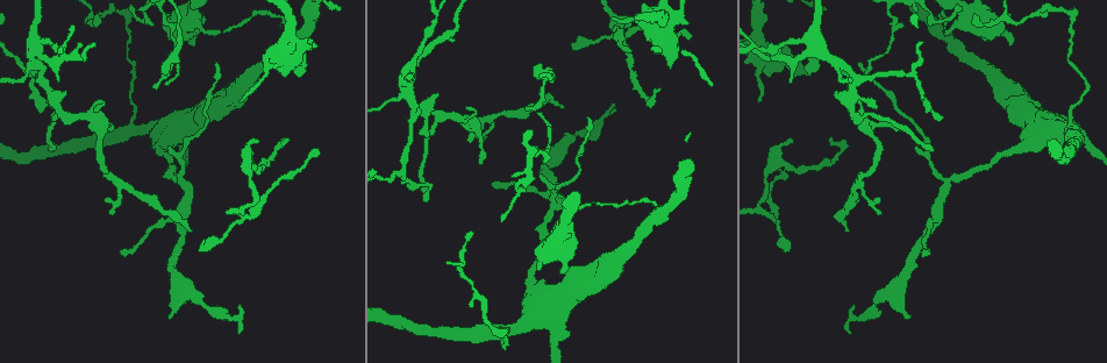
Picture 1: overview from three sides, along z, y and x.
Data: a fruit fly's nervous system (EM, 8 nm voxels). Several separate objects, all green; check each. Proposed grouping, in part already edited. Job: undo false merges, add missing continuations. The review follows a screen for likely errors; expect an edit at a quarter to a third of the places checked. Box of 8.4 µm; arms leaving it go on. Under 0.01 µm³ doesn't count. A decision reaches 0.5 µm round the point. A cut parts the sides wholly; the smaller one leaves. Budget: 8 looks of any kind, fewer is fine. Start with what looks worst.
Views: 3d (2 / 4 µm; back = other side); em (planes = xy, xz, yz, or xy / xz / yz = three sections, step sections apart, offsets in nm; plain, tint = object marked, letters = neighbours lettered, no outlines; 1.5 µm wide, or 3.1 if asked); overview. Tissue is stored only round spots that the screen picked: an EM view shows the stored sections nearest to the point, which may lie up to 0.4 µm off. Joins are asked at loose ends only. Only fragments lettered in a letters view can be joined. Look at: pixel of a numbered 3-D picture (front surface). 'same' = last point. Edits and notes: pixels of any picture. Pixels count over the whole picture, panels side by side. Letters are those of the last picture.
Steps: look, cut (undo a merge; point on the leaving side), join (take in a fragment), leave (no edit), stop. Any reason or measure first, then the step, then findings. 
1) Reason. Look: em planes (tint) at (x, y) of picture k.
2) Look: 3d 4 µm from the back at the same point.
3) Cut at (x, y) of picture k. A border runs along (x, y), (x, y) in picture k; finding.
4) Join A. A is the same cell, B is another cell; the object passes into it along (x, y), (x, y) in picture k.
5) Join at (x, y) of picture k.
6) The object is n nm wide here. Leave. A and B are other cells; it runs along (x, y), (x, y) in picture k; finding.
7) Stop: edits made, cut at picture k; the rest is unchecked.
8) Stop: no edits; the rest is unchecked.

An open end. Look: em planes (letters) at (288, 137) of picture 1.

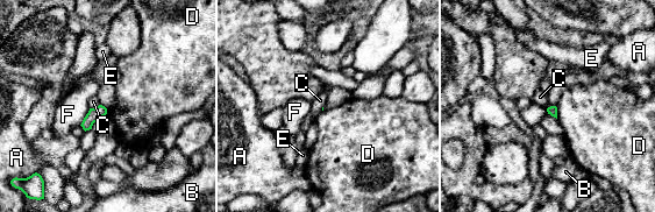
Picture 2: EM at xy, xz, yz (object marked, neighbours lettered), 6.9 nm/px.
Leave. A, B, C, D, E and F are other cells; a border runs along (99, 104), (91, 108) in picture 2; no lettered fragment goes on from it.

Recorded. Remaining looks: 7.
Branch stops here. Look: em xz step 4 (tint) at (95, 111) of picture 1.

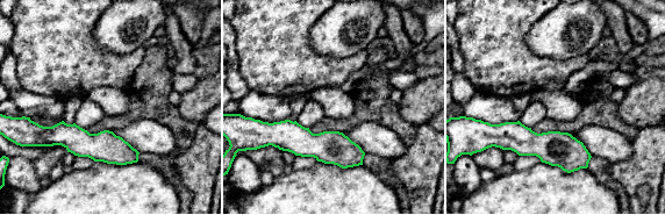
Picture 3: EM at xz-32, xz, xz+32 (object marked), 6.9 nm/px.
Look: em planes (letters) at the same point.

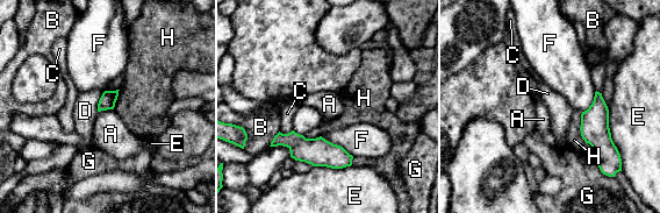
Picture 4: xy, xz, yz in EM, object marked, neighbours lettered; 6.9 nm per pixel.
The object is 110 nm wide here; the longest contact is with E, 340 nm. Leave. A, B, C, D, E, F, G and H are other cells; none of them fits.

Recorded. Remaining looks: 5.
Free end. Look: em planes (letters) at (485, 139) of picture 1.

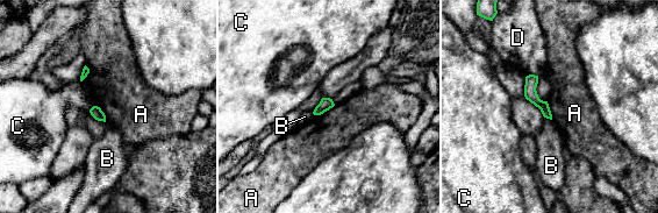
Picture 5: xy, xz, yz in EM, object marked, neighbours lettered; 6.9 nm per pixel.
Leave. A, B, C and D are other cells; a border runs along (335, 105), (320, 114), (313, 114) in picture 5; no lettered fragment goes on from it.

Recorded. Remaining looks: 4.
Stop: no edits; the rest is unchecked.

